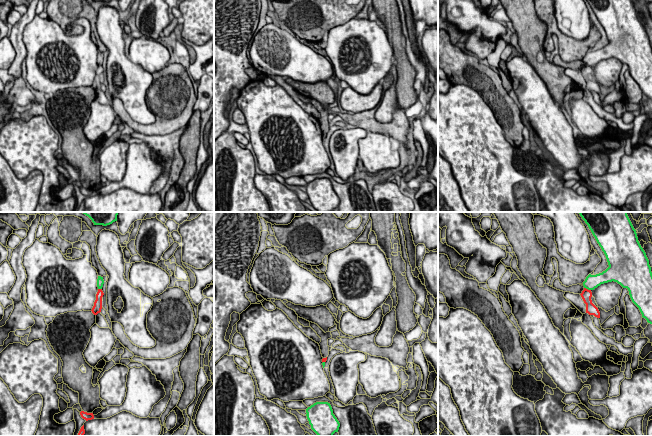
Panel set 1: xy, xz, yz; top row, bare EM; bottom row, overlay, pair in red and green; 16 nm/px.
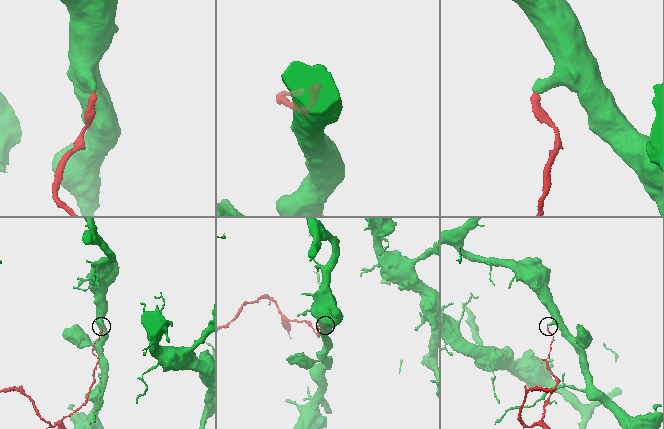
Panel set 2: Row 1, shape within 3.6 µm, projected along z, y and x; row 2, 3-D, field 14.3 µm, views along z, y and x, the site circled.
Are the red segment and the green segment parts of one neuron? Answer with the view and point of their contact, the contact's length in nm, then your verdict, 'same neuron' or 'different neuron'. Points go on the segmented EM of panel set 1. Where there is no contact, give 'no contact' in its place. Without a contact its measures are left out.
yz (587, 289) | 120 nm | different neuron

